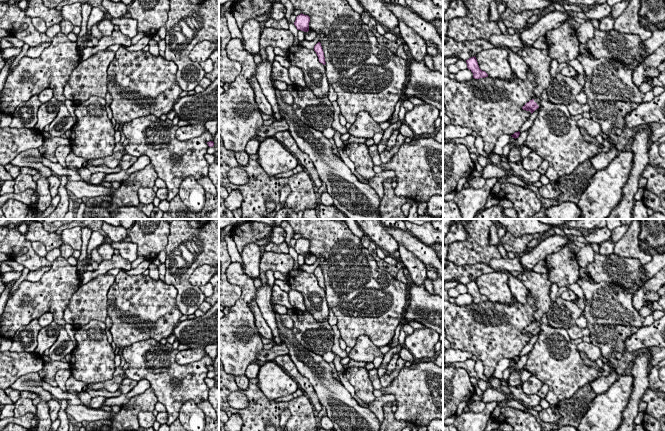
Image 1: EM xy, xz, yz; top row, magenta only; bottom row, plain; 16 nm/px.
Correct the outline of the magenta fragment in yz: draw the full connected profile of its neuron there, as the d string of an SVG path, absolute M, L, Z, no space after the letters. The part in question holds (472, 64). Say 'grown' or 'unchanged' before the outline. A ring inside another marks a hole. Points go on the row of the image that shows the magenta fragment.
unchanged; M475 56L466 60L466 63L467 63L467 68L473 73L473 78L480 79L480 78L488 77L488 74L479 68L478 62Z

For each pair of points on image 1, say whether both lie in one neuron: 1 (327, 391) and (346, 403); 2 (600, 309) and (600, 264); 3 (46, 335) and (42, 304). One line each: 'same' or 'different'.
1: same
2: different
3: different

